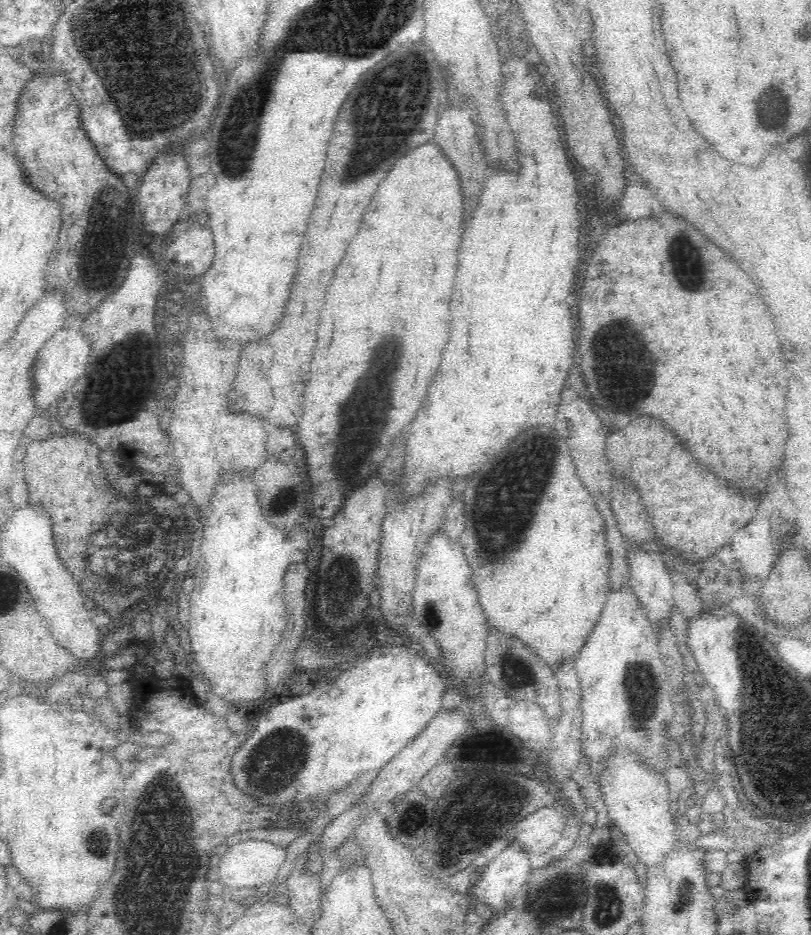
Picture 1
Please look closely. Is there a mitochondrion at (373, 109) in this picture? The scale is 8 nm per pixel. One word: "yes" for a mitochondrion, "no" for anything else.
yes

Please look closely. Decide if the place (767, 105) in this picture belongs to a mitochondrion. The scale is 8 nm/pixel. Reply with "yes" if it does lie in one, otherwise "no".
yes

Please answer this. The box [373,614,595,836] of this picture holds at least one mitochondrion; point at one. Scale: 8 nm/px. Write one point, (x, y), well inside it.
(518, 668)

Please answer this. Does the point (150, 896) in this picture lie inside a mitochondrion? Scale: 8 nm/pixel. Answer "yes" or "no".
yes

